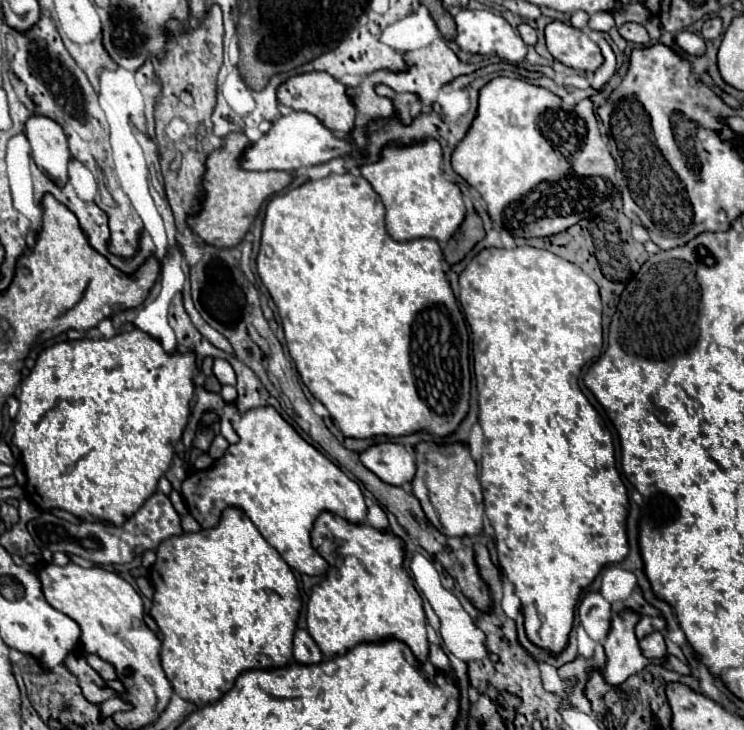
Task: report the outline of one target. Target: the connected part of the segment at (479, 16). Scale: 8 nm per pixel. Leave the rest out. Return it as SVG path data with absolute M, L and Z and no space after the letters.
M462 9L454 19L456 19L456 25L458 25L456 43L460 45L460 49L466 49L470 53L480 53L480 55L486 55L486 53L494 51L496 55L500 55L508 63L516 63L516 65L524 61L526 43L522 41L518 31L504 17L500 17L500 15L496 15L488 9L482 9L482 11Z

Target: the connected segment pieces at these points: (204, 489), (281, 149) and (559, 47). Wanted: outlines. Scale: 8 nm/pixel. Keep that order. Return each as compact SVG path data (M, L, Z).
M270 405L254 407L240 415L234 421L234 431L240 441L226 449L224 457L214 463L214 469L208 467L198 473L198 479L182 483L188 511L200 527L214 527L226 507L238 507L292 569L306 575L324 573L326 561L310 545L312 523L324 509L346 517L350 523L364 523L366 503L358 483L304 441Z
M294 111L272 121L268 133L244 149L240 167L246 171L296 171L300 167L326 163L334 157L342 157L348 153L348 149L350 143L346 139L334 137L332 131L326 129L314 115Z
M562 21L548 23L544 37L550 55L572 69L596 71L604 63L600 47L584 31L568 23Z

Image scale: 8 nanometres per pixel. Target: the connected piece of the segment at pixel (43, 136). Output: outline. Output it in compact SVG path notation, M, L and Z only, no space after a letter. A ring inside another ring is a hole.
M32 115L26 121L24 133L32 147L32 159L38 169L48 177L56 179L56 185L64 185L68 181L68 141L62 127L44 115Z

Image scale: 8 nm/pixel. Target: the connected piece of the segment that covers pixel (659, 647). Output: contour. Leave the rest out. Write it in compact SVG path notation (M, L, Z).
M650 633L640 641L640 649L642 655L646 659L656 659L656 657L664 657L666 655L666 643L664 643L664 635L662 633Z

